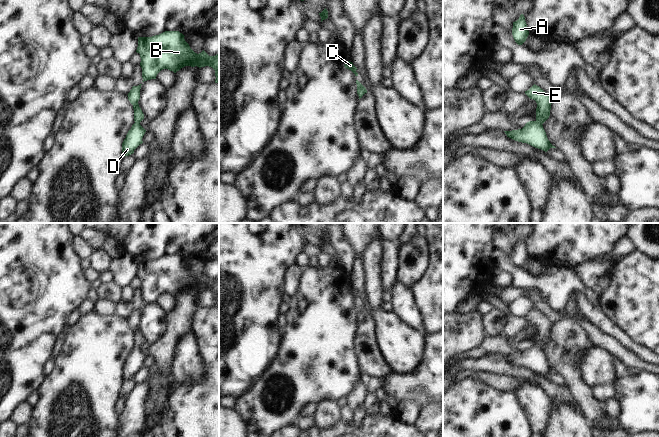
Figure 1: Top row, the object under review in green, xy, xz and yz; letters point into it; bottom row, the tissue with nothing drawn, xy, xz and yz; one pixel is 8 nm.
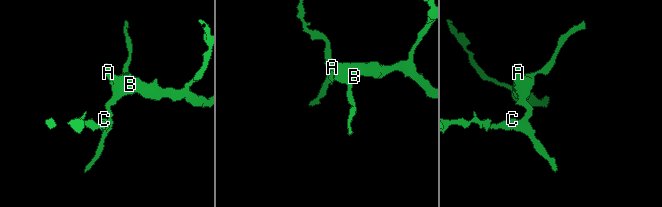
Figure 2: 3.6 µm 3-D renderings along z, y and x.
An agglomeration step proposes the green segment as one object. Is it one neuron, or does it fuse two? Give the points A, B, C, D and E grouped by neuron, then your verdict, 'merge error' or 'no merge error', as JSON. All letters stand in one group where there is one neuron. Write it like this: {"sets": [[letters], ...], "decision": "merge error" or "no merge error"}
{"sets": [["A", "B", "C", "D", "E"]], "decision": "no merge error"}

